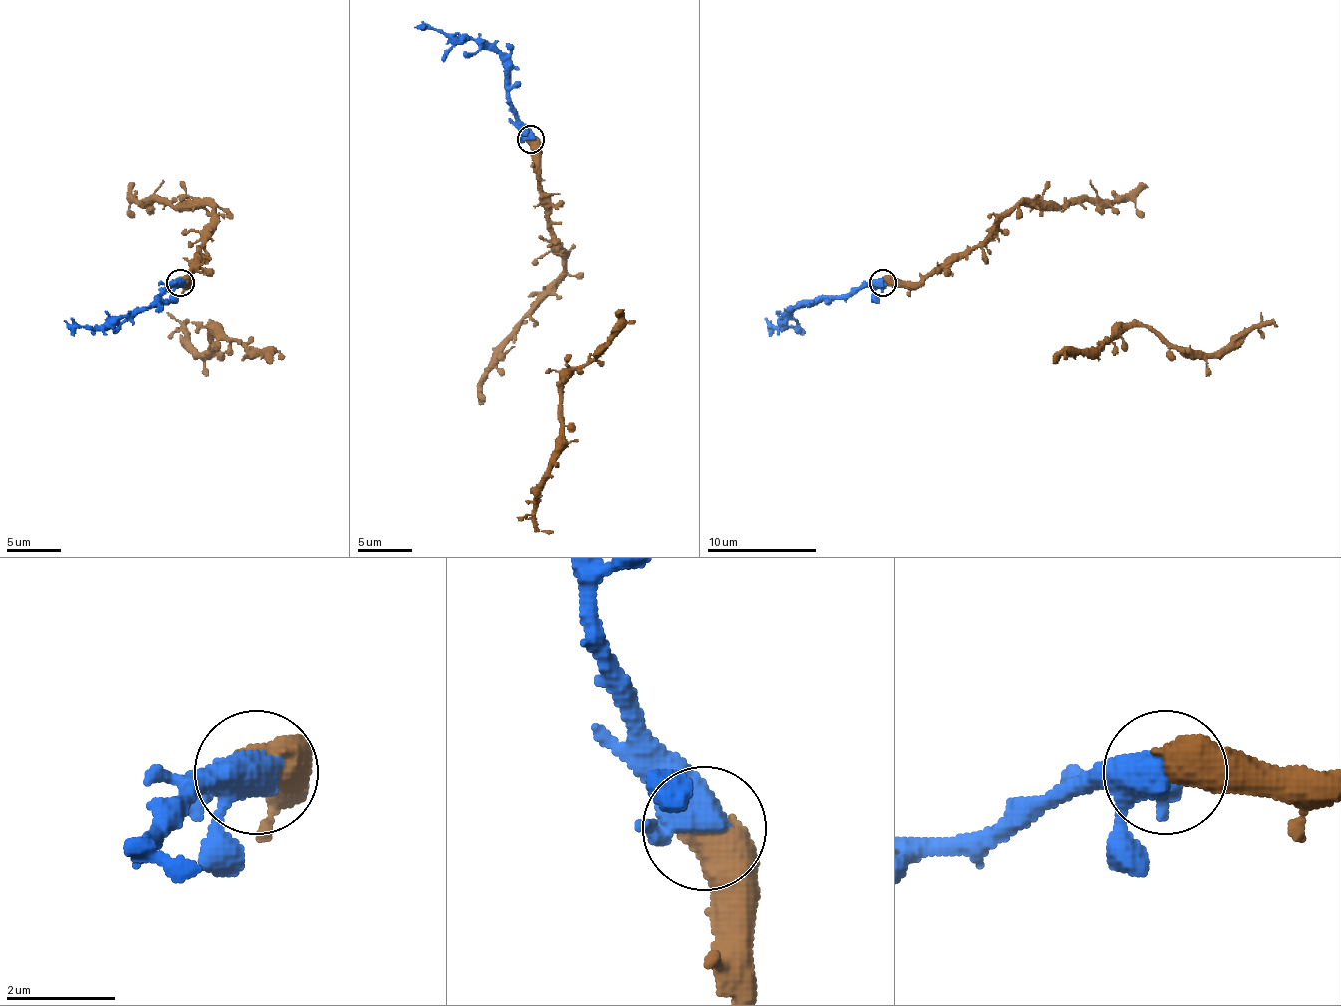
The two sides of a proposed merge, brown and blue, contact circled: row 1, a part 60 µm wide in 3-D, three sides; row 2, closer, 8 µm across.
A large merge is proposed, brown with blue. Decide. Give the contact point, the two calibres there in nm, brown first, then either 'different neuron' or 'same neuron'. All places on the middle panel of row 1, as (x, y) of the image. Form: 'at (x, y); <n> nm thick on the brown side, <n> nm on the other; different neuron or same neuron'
at (531, 139); 650 nm thick on the brown side, 420 nm on the other; same neuron

